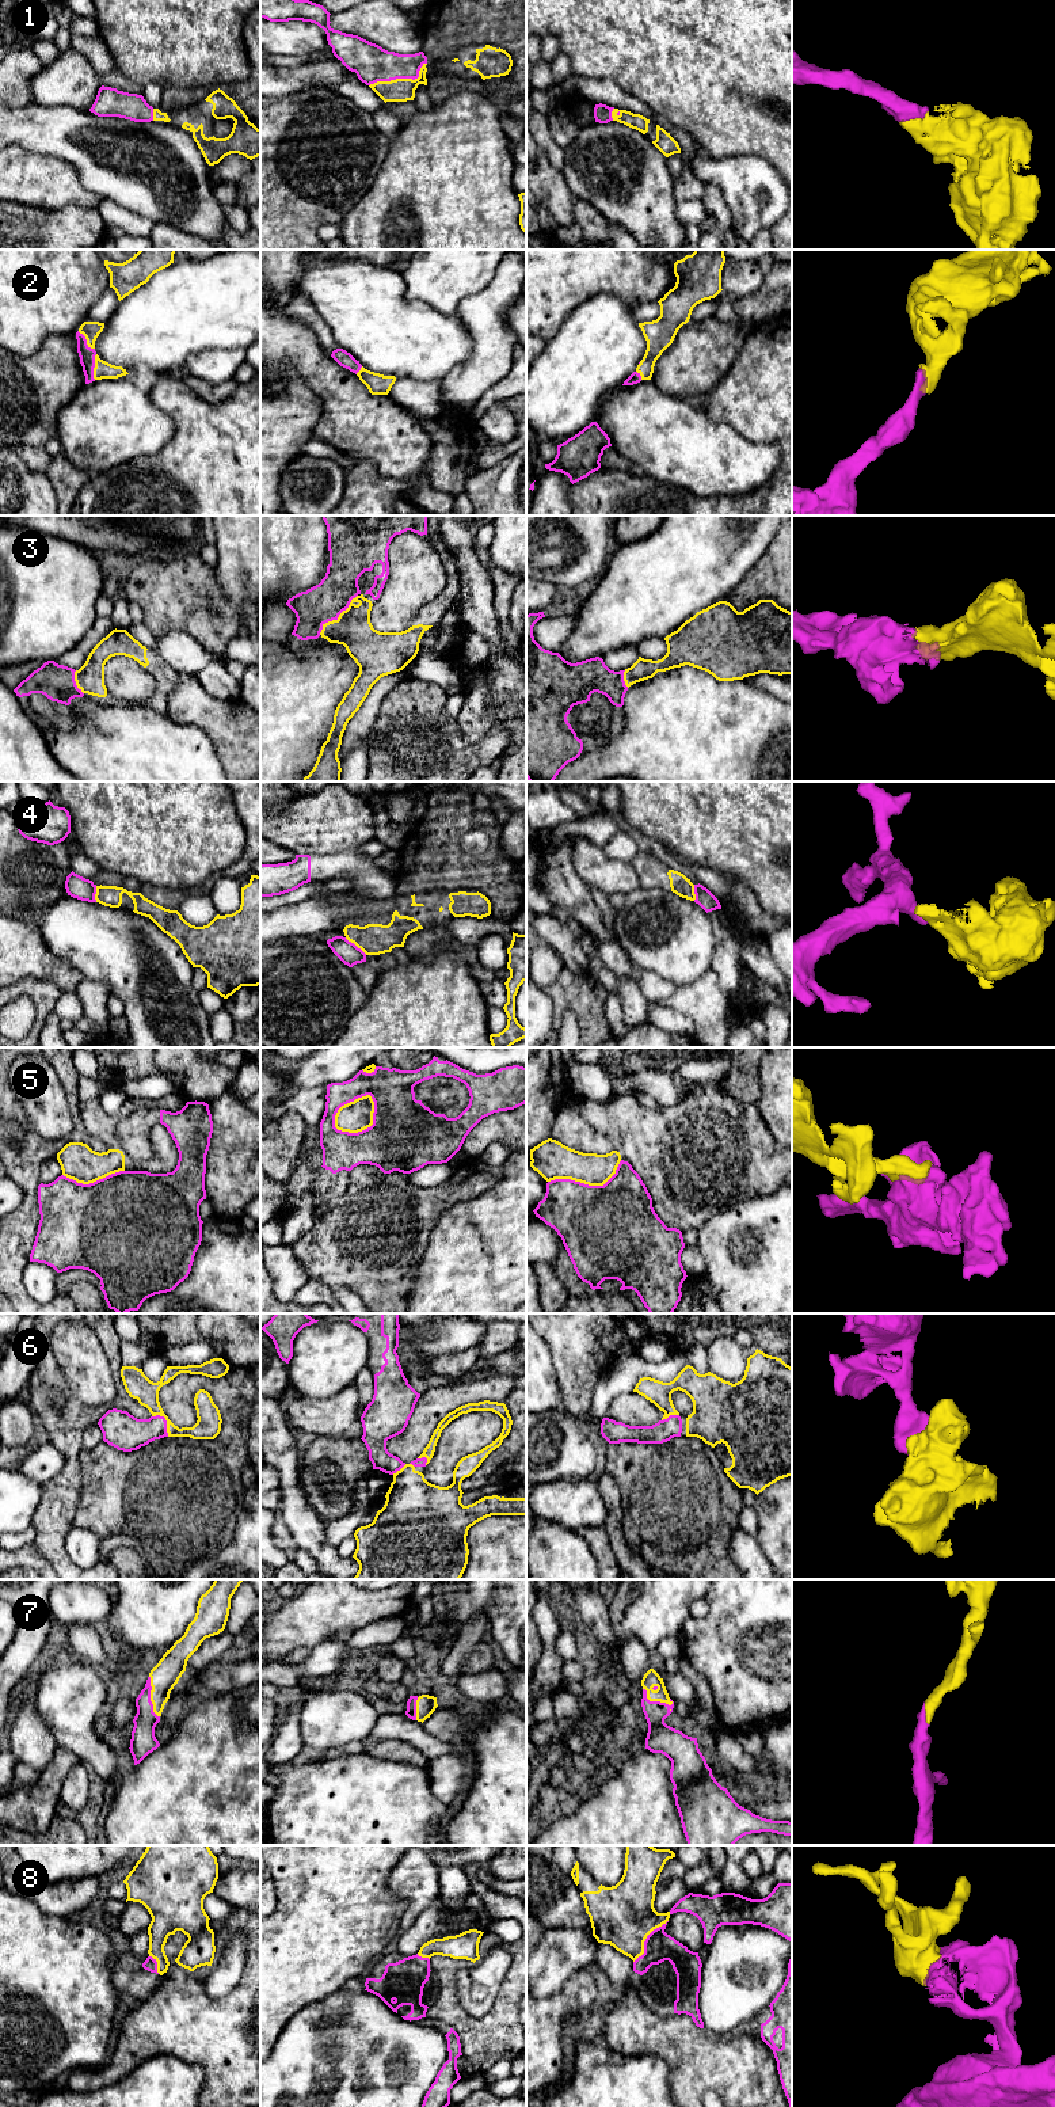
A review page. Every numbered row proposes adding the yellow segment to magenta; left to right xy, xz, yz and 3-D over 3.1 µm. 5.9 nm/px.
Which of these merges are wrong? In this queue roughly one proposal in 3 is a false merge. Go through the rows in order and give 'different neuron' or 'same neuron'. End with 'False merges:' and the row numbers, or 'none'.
1: same neuron
2: same neuron
3: same neuron
4: different neuron
5: different neuron
6: same neuron
7: same neuron
8: same neuron
False merges: 4, 5

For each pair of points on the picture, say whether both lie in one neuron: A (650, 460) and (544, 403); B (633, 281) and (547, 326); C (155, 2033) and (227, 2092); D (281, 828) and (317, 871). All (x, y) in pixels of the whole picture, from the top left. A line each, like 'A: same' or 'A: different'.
A: different
B: same
C: same
D: different

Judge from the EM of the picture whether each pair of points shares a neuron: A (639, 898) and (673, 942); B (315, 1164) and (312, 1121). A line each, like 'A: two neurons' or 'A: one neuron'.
A: one neuron
B: one neuron

